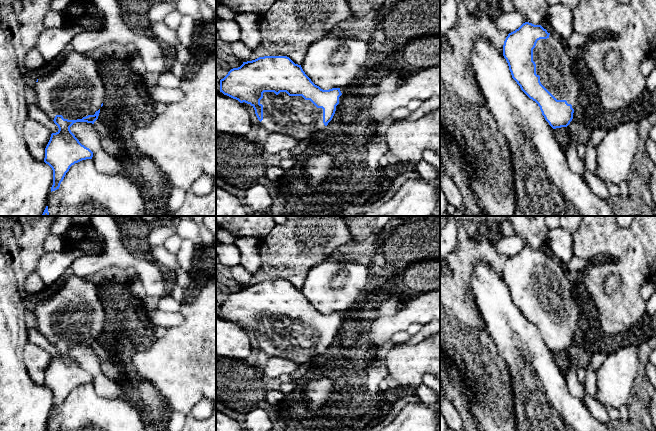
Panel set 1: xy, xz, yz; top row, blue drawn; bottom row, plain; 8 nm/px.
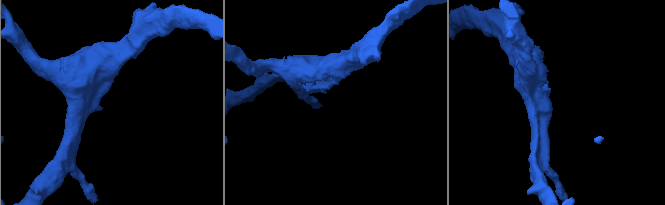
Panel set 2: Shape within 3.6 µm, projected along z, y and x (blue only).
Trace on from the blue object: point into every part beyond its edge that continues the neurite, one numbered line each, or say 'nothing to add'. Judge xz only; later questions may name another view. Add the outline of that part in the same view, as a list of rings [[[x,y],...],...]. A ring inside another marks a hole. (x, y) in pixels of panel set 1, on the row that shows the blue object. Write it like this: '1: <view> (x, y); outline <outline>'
1: xz (294, 116); outline [[[264,92],[260,104],[263,105],[260,125],[270,133],[284,134],[301,141],[325,127],[323,109],[302,96]]]

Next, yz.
1: yz (554, 66); outline [[[554,34],[538,40],[533,49],[533,61],[541,84],[557,100],[566,100],[575,109],[580,85],[573,74],[573,62],[566,52],[565,42]]]

